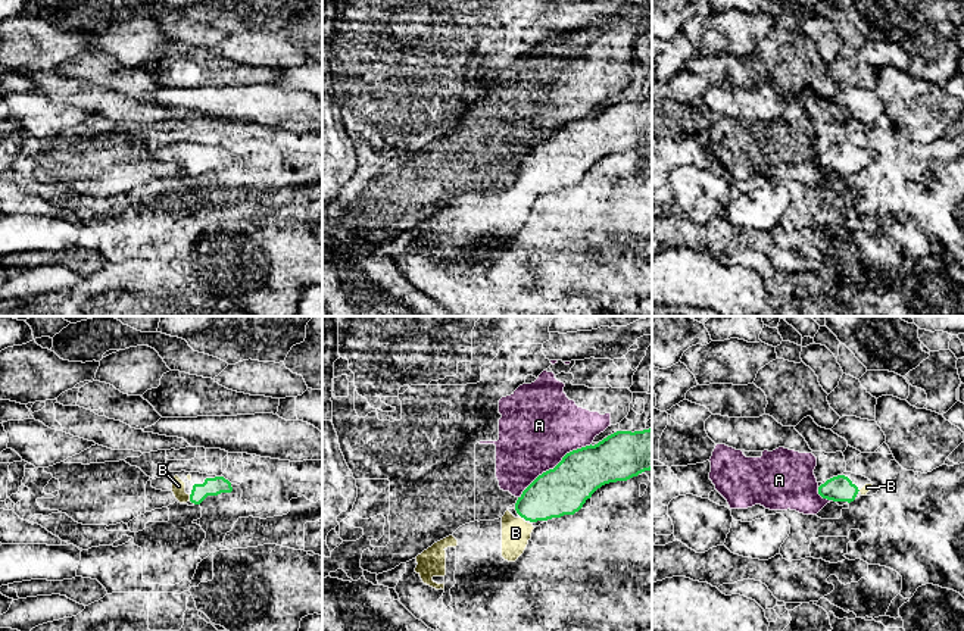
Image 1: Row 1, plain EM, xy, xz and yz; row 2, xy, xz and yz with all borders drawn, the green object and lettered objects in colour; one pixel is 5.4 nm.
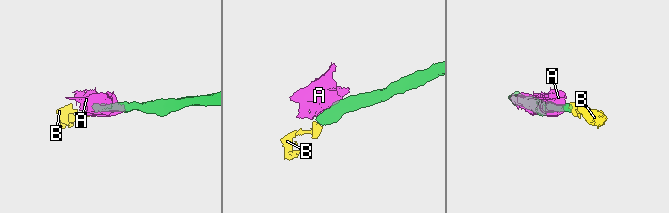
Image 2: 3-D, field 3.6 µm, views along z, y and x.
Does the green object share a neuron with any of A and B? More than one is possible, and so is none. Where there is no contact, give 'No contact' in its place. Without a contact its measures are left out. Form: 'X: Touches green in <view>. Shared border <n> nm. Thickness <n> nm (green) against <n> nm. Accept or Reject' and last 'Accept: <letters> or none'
A: Touches green in xz. Shared border 500 nm. Thickness 260 nm (green) against 420 nm. Reject
B: Touches green in xy. Shared border 40 nm. Thickness 100 nm (green) against 80 nm. Accept
Accept: B

